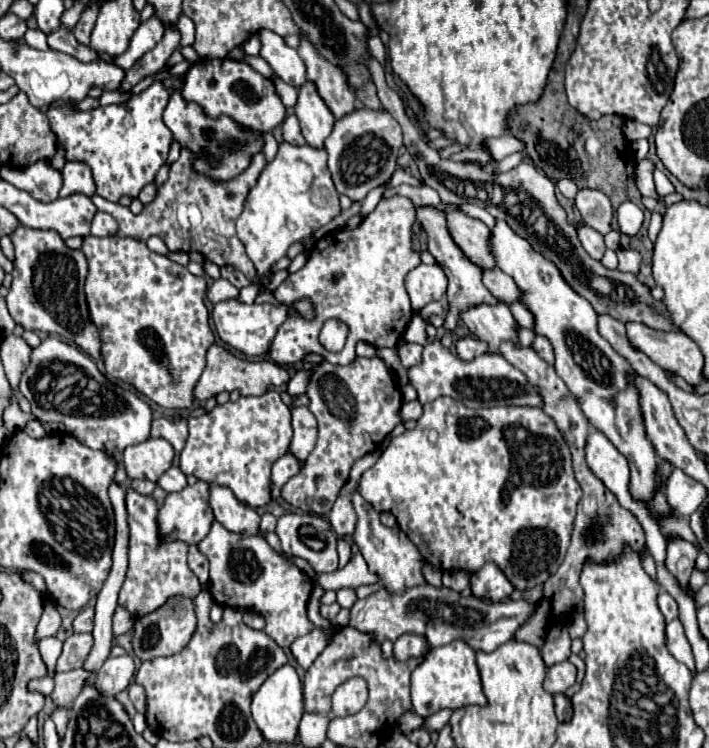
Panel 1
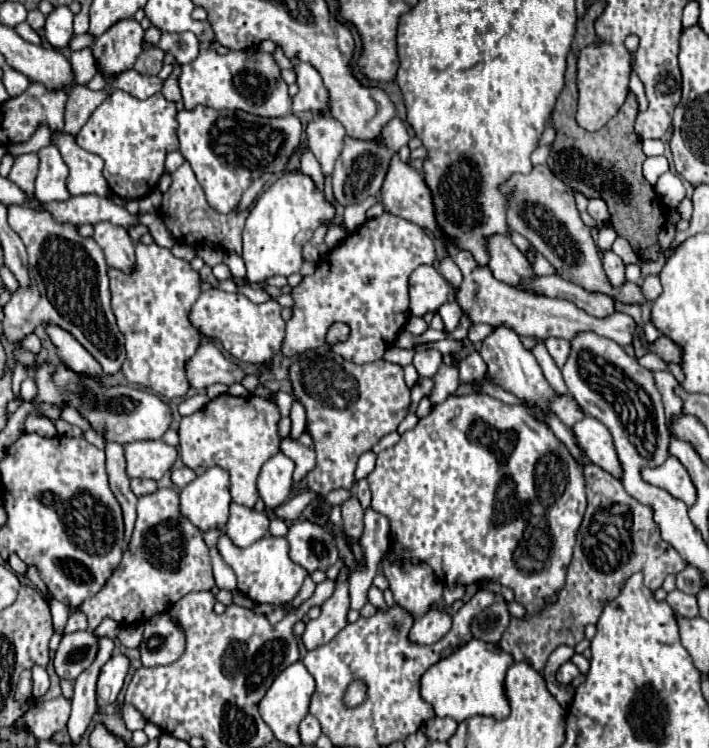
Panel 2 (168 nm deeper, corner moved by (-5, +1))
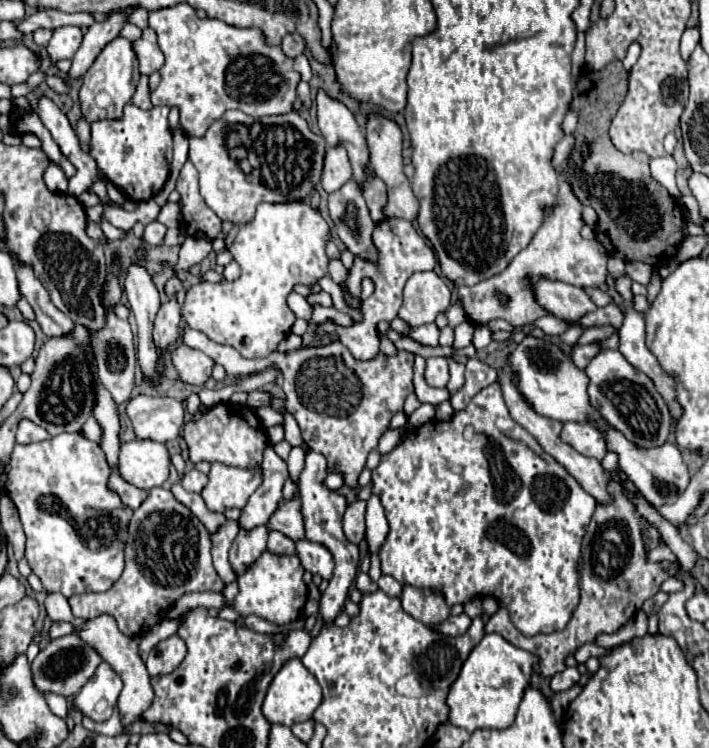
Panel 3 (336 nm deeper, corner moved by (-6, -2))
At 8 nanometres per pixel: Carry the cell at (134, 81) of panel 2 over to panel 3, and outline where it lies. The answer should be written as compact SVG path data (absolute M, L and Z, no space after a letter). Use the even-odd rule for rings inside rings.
M141 76L141 80L139 80L139 86L137 86L137 92L135 92L135 96L133 96L133 100L131 100L135 106L139 106L141 110L149 110L149 108L153 108L153 104L151 104L151 100L149 100L149 86L147 86L147 76Z

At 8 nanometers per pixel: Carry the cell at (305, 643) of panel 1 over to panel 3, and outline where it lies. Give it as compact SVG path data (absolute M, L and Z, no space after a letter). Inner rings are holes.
M309 452L307 458L305 458L305 468L303 468L301 478L299 478L299 490L301 490L301 500L303 500L303 516L305 516L307 540L323 544L335 558L333 578L329 581L328 587L320 600L320 612L323 620L325 622L333 622L335 616L339 612L343 612L343 604L345 604L349 586L353 584L353 580L357 576L359 548L355 544L351 544L343 534L341 518L343 518L345 508L347 508L347 500L345 500L343 494L339 494L335 490L329 490L323 484L325 476L327 476L327 460L317 452Z

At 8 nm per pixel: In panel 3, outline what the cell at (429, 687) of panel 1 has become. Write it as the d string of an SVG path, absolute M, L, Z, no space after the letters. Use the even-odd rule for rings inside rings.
M485 634L483 640L473 648L467 662L463 664L457 680L453 682L447 704L451 708L449 722L453 726L465 728L467 732L475 730L503 730L509 728L515 720L517 706L523 698L525 688L531 682L533 666L539 658L523 648L513 646L499 634Z

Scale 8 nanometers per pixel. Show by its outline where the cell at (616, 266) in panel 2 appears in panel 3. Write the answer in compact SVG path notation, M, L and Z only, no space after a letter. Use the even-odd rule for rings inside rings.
M623 276L623 278L615 280L615 288L623 296L625 308L627 308L623 326L619 328L619 352L627 358L627 362L633 368L645 372L653 380L655 388L665 398L665 402L671 410L671 416L679 418L681 406L675 400L675 384L673 384L671 376L659 366L659 362L655 362L655 356L651 354L651 350L647 350L647 346L645 346L645 322L643 322L641 314L633 310L631 278Z

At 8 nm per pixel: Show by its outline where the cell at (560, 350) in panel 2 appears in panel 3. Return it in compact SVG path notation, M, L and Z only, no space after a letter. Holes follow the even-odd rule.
M593 342L593 344L587 344L587 346L575 346L573 348L573 352L571 352L571 358L573 358L573 362L575 362L575 366L577 368L585 368L587 366L587 362L591 360L591 358L595 358L595 354L599 354L603 348L597 344L597 342Z

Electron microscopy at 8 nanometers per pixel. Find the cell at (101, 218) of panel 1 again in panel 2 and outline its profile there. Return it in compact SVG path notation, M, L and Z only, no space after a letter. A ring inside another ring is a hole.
M110 221L94 225L94 241L102 247L106 263L120 271L134 269L134 241L130 239L124 227L118 227Z

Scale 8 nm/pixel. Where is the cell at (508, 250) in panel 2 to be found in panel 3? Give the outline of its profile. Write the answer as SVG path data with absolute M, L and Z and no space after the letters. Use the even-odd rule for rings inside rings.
M539 280L535 284L535 296L541 306L545 306L557 318L567 320L569 324L579 324L577 320L597 310L597 306L591 302L583 288L565 282Z

